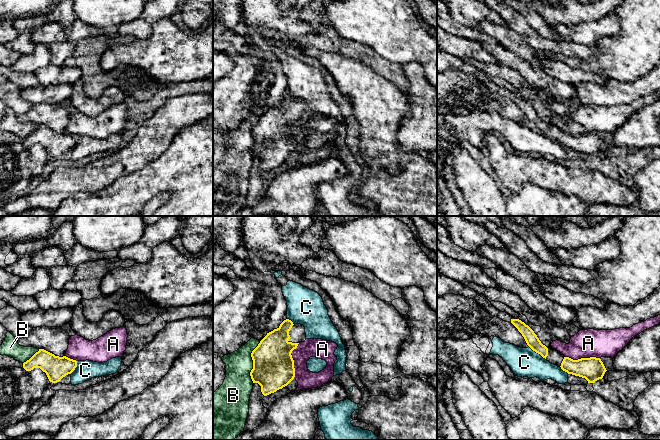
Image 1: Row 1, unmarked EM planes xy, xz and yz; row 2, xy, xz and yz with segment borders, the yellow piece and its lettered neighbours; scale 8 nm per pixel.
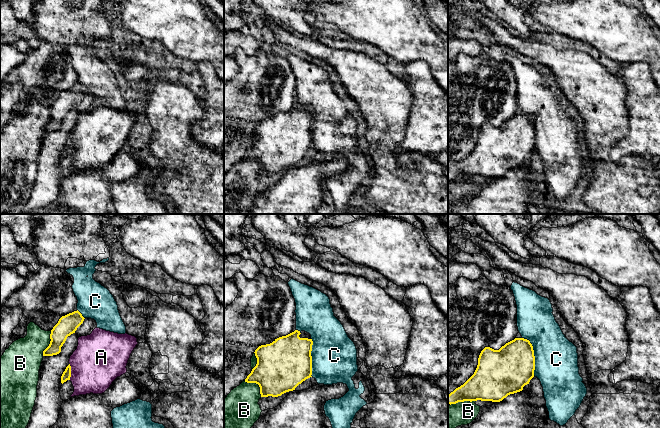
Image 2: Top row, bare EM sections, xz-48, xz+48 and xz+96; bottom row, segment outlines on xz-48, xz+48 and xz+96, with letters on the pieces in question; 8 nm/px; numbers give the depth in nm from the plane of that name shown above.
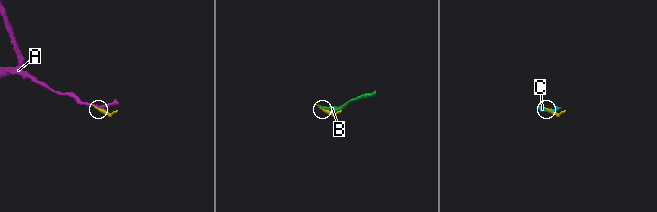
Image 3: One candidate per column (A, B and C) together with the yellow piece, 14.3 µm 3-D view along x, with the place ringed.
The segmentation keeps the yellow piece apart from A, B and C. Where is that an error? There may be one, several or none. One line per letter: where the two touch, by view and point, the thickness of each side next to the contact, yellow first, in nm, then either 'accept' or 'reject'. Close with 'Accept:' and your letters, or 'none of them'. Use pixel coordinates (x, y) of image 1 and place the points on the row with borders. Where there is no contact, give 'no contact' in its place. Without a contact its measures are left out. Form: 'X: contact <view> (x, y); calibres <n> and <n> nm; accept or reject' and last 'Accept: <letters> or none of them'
A: contact xz (293, 361); calibres 340 and 160 nm; reject
B: contact xz (253, 362); calibres 340 and 240 nm; reject
C: contact yz (537, 352); calibres 100 and 240 nm; reject
Accept: none of them

